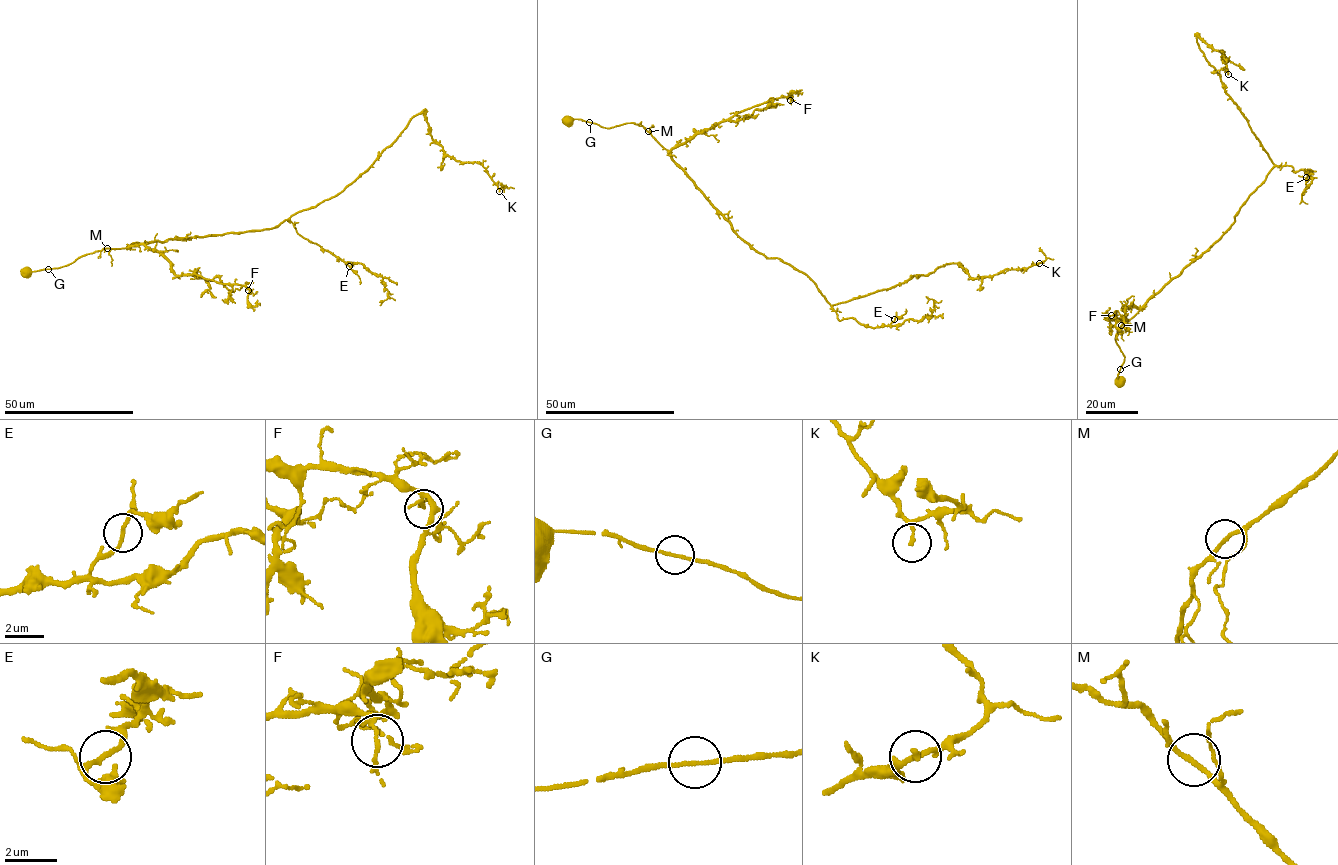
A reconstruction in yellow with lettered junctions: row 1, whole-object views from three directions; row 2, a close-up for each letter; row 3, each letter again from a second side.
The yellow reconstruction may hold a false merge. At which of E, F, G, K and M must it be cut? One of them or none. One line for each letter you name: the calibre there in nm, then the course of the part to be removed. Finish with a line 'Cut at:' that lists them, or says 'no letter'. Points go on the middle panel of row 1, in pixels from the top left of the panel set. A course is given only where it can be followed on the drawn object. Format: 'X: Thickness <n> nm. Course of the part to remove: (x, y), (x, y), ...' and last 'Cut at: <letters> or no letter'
Cut at: no letter

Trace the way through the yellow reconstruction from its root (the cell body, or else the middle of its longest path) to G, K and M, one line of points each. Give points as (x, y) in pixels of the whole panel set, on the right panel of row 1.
G: (1118, 382), (1120, 369)
K: (1118, 382), (1124, 357), (1115, 340), (1117, 330), (1218, 240), (1274, 165), (1196, 38), (1224, 54), (1228, 74)
M: (1118, 382), (1124, 357), (1115, 340), (1121, 325)

